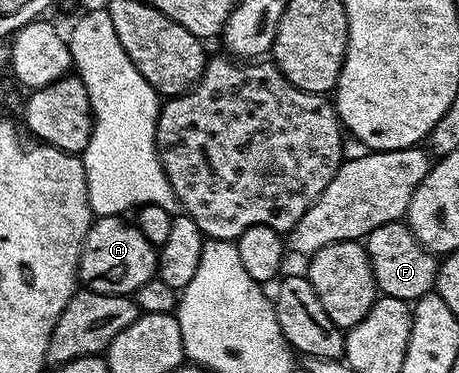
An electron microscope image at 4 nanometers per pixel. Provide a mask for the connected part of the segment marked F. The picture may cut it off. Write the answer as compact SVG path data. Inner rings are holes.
M398 220L375 228L364 239L363 245L369 253L377 289L384 297L401 298L412 303L436 287L438 259L430 250L421 247L421 241L409 231L404 221Z

